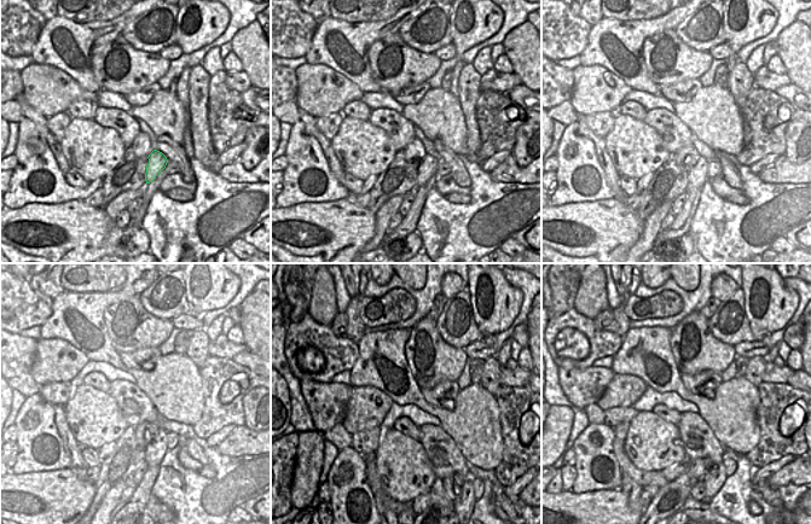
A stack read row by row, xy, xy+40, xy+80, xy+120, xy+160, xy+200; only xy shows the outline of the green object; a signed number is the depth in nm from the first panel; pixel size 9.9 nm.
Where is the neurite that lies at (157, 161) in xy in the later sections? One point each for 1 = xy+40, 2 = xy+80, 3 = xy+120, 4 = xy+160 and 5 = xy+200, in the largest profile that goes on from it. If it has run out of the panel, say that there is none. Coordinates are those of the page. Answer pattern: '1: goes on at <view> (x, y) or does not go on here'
1: goes on at xy+40 (427, 168)
2: goes on at xy+80 (696, 178)
3: goes on at xy+120 (155, 450)
4: goes on at xy+160 (426, 459)
5: goes on at xy+200 (700, 466)

